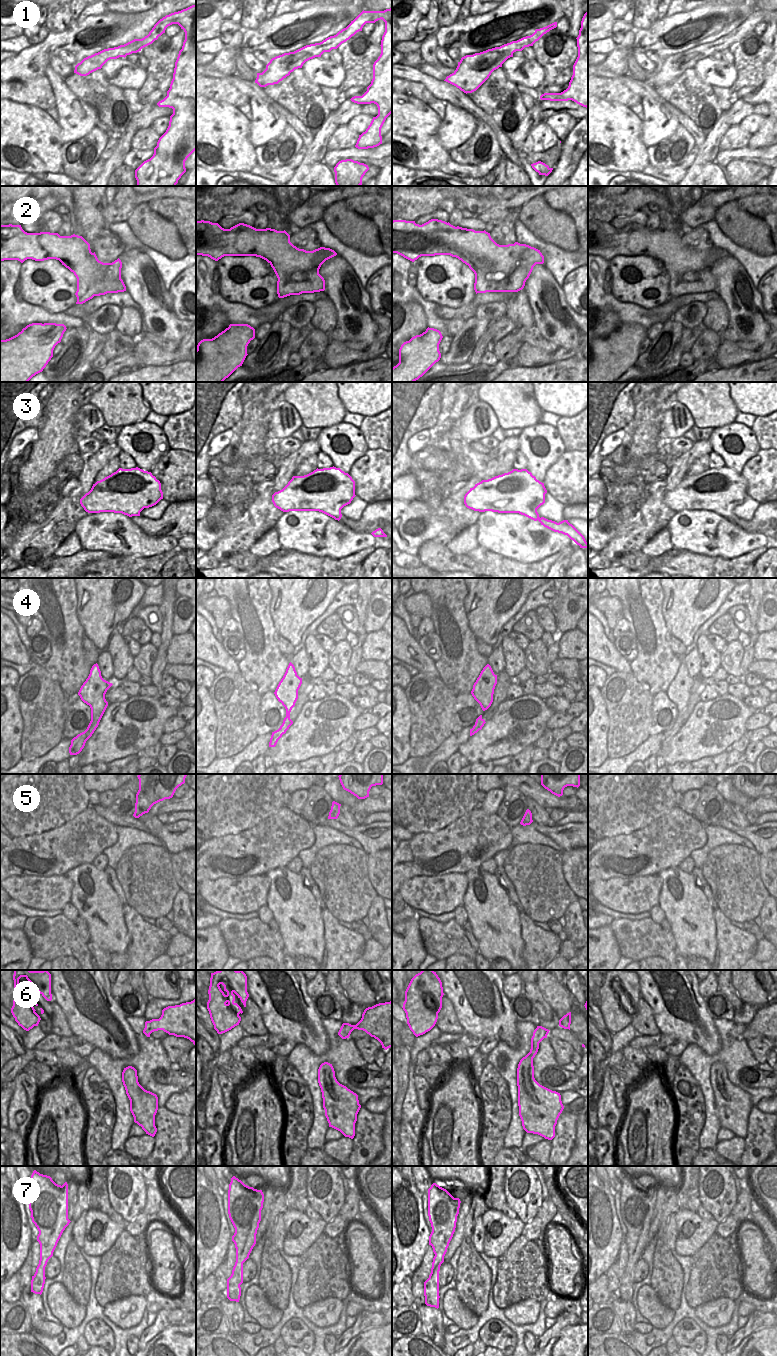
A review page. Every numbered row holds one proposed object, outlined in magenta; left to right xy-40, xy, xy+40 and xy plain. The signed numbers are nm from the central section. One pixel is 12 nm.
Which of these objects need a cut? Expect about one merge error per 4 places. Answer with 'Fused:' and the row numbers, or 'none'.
Fused: none

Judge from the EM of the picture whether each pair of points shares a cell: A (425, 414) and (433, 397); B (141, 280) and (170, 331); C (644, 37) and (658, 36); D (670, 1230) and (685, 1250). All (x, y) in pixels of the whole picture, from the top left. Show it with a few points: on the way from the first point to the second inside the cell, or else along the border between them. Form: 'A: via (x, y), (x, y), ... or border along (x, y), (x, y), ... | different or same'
A: via (425, 410), (425, 405), (429, 401) | same
B: via (148, 293), (155, 302), (157, 314), (160, 318) | same
C: via (647, 37), (655, 37) | same
D: border along (675, 1214), (676, 1242), (673, 1249) | different

